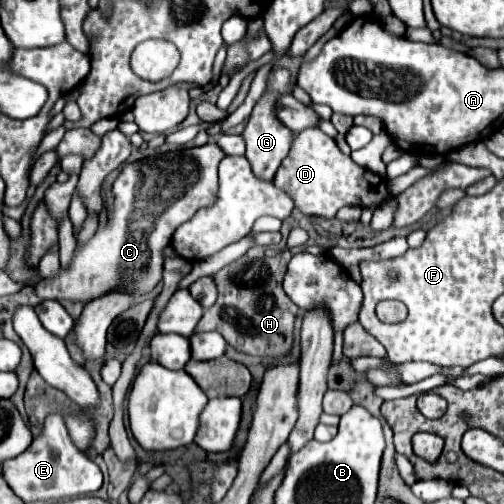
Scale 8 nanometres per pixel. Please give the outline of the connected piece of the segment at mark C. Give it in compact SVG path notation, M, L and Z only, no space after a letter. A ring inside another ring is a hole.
M204 144L200 148L182 148L158 156L150 156L132 164L124 164L116 182L114 182L114 214L110 222L102 222L92 240L88 240L78 252L74 252L74 260L70 270L62 270L58 278L42 280L36 284L36 294L42 300L80 300L88 302L98 298L114 288L132 290L136 296L152 290L162 280L162 250L170 244L174 230L188 222L198 208L210 206L216 200L218 192L218 164L224 158L224 150L216 148L216 144Z

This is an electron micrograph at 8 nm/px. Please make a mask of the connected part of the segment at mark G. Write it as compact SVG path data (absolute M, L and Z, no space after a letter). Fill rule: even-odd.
M278 68L274 72L270 72L268 76L268 90L266 94L258 100L258 104L252 110L250 122L244 130L244 140L246 140L246 158L252 166L252 172L256 172L256 178L260 180L274 180L276 170L280 168L280 162L288 156L288 150L292 146L292 136L294 132L288 130L286 126L282 126L282 122L276 118L276 100L282 94L292 94L292 84L290 84L290 72L286 68Z

